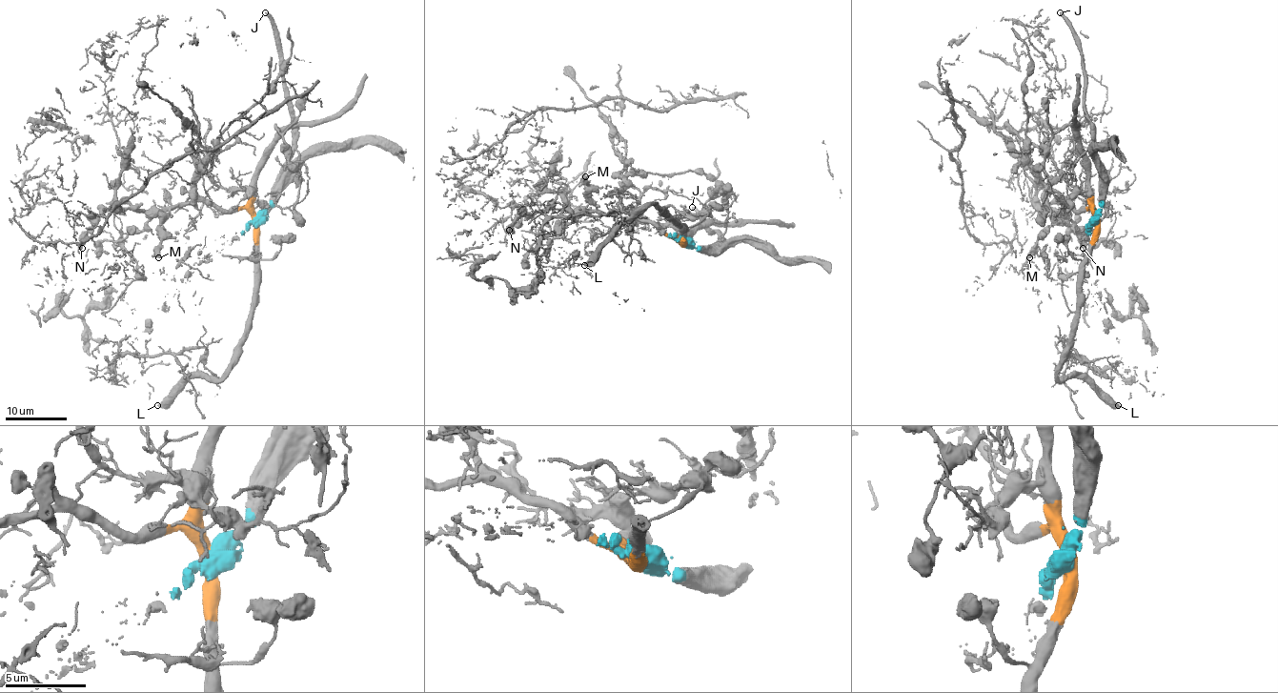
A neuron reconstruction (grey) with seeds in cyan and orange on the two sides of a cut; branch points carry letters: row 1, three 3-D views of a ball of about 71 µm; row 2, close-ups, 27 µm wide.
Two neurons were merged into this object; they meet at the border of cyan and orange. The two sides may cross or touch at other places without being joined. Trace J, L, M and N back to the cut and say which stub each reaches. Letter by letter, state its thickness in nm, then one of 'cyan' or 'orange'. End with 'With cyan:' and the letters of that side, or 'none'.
J: 360 nm thick; cyan
L: 400 nm thick; orange
M: 480 nm thick; orange
N: 440 nm thick; orange
With cyan: J

